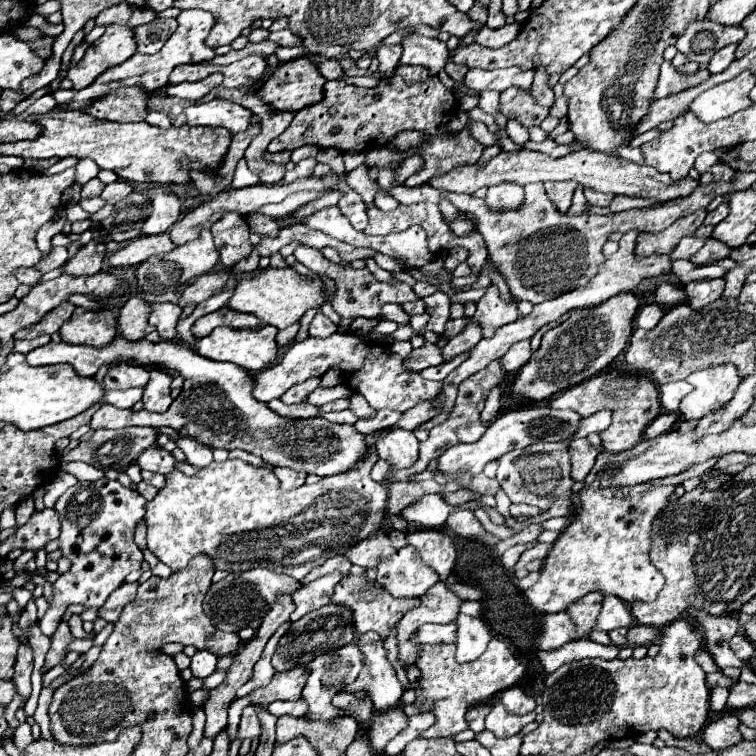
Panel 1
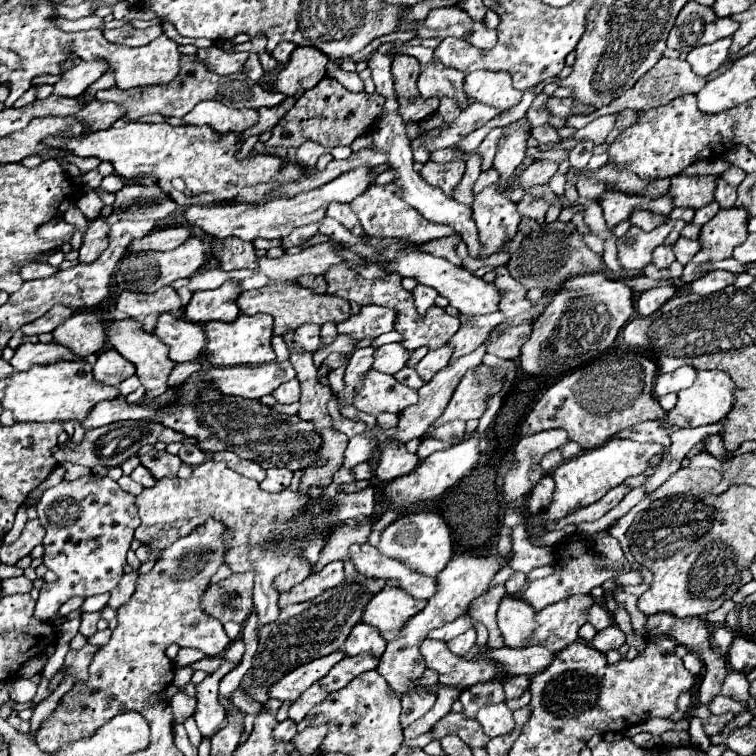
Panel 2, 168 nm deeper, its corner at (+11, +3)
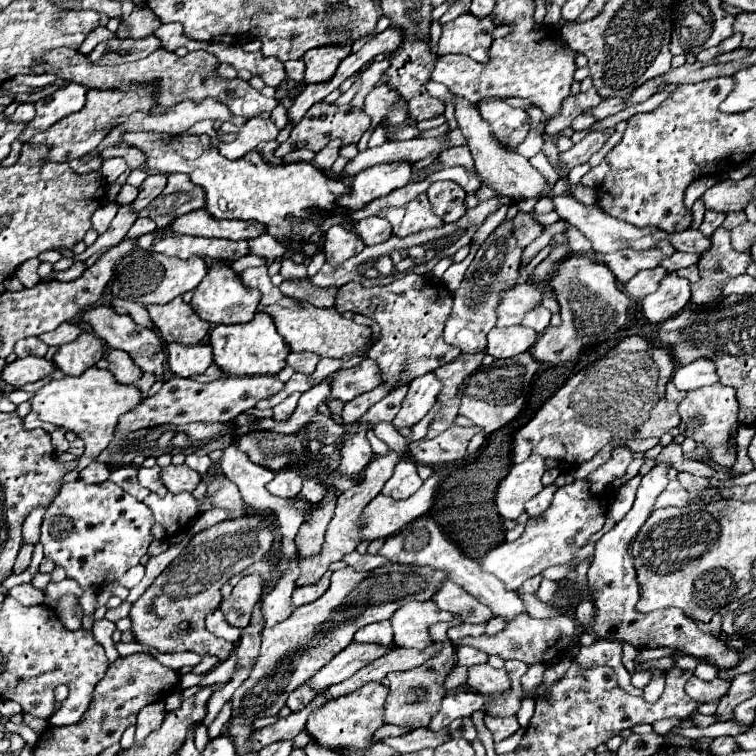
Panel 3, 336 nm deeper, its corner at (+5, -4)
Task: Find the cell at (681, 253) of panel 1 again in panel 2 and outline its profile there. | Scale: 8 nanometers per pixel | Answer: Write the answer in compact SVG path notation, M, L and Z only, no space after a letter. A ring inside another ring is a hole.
M659 246L659 248L653 252L653 258L651 258L651 262L653 262L657 268L667 268L673 260L675 260L675 256L673 256L673 246Z

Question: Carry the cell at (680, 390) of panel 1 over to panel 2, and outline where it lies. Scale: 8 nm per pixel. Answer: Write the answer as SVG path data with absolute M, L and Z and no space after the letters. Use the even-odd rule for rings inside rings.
M683 366L683 368L679 368L671 374L663 374L655 382L655 396L661 398L665 394L689 388L695 382L695 376L697 376L697 370L691 368L691 366Z

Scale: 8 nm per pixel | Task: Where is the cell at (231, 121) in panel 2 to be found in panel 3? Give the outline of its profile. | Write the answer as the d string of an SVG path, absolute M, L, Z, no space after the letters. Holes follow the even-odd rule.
M261 117L249 119L237 133L237 139L233 143L219 143L219 153L227 159L241 159L243 155L257 151L257 145L261 141L273 141L279 135L279 129L273 121L265 121Z

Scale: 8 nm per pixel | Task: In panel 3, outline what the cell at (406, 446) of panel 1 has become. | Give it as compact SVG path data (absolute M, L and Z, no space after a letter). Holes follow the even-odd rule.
M401 459L391 475L391 479L383 487L383 495L393 499L407 499L421 487L421 477L417 475L417 465L411 459Z

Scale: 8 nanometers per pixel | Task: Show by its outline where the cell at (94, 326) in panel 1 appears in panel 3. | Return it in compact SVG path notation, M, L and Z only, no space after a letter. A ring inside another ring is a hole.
M81 333L73 343L61 345L55 353L55 365L63 375L77 377L93 367L103 357L105 345L93 333Z

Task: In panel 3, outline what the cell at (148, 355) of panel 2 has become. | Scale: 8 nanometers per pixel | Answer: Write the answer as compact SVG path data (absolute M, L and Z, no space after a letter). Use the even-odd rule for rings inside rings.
M97 305L91 307L91 311L87 311L87 315L83 315L83 321L89 323L95 331L95 335L99 335L99 339L103 339L111 349L123 349L131 355L131 359L149 373L155 373L157 379L163 379L163 361L165 361L165 351L161 347L161 339L157 333L153 333L151 329L139 327L129 315L117 315L111 307L105 305Z

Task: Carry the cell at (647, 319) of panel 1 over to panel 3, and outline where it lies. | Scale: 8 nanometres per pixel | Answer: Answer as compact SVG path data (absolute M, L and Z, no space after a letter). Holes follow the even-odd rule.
M677 273L661 279L659 289L643 299L643 313L651 323L663 323L689 303L689 281Z

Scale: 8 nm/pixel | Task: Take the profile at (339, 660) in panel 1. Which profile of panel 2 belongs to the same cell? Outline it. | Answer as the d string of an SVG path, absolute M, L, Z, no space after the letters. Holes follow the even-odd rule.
M289 718L283 720L281 724L277 724L277 728L273 730L273 736L277 740L293 740L297 734L297 724L293 724Z

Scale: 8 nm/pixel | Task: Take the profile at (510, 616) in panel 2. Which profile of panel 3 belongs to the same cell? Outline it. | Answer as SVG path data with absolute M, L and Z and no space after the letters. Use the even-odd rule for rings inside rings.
M417 519L413 523L409 523L405 529L401 529L397 535L391 535L385 539L385 545L379 549L379 555L393 561L393 563L405 563L405 565L429 565L435 569L443 569L449 573L449 579L457 585L461 585L467 593L475 595L481 603L485 603L491 611L495 611L497 615L507 617L507 621L513 621L515 615L525 611L525 603L517 597L517 593L507 591L503 587L503 583L499 579L495 579L495 575L487 575L477 561L467 559L459 553L459 549L447 541L441 533L441 529L437 527L437 523L433 519Z

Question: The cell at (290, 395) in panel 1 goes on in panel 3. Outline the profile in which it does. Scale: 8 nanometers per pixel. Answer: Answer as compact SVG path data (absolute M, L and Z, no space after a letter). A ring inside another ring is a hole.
M293 393L293 395L289 395L283 403L275 405L275 407L273 407L273 419L275 419L275 421L287 421L287 419L293 415L299 397L301 397L301 393Z

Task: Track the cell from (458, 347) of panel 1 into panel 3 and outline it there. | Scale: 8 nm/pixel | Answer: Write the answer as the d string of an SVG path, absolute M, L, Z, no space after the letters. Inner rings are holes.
M433 373L417 377L411 383L411 387L401 403L401 409L393 419L395 429L413 427L415 423L419 423L419 419L423 419L427 415L427 411L435 405L441 387L443 387L443 383L439 383Z

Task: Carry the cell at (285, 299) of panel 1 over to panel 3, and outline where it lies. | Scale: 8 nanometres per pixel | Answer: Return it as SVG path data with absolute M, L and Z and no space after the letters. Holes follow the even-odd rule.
M271 305L263 309L269 313L277 325L279 335L291 345L291 351L311 351L319 357L341 359L345 355L365 357L365 347L371 343L371 329L365 325L357 325L351 319L345 319L337 309L319 309L313 305L303 305L301 309L283 309L279 305Z

